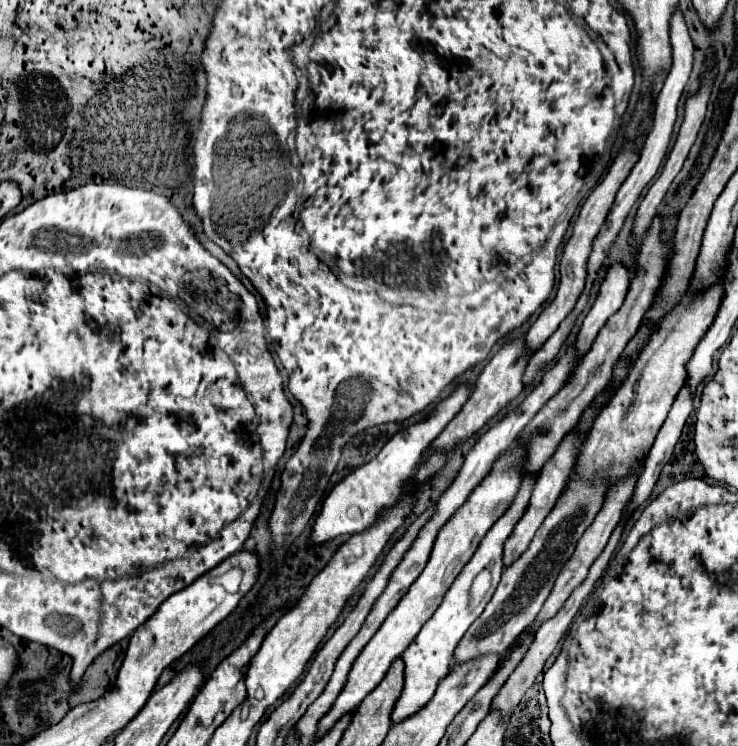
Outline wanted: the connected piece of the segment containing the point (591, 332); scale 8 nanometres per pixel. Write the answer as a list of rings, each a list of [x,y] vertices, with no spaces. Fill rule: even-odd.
[[[613,263],[607,267],[605,279],[601,281],[599,287],[599,295],[593,307],[589,309],[589,313],[585,315],[577,335],[577,347],[581,357],[589,351],[589,345],[597,337],[601,325],[621,307],[621,301],[625,299],[625,293],[629,289],[629,281],[631,281],[631,271],[623,263]]]

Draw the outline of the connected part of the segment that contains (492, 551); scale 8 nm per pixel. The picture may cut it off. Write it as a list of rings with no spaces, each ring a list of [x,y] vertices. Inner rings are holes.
[[[527,473],[525,475],[525,485],[521,485],[521,493],[517,493],[517,501],[513,501],[513,505],[509,507],[509,511],[503,517],[497,519],[497,525],[493,525],[493,529],[489,529],[489,533],[485,535],[485,539],[477,547],[475,555],[471,557],[471,561],[463,567],[463,571],[459,573],[459,577],[453,581],[451,589],[443,597],[443,603],[439,605],[439,609],[423,625],[423,629],[419,631],[419,635],[413,639],[413,643],[403,653],[403,661],[405,661],[405,685],[403,685],[403,693],[397,699],[395,709],[391,713],[393,723],[399,723],[405,717],[409,717],[415,711],[419,711],[433,697],[437,683],[445,677],[445,673],[449,673],[449,667],[453,663],[453,649],[455,649],[457,641],[463,637],[463,633],[469,629],[469,625],[483,613],[485,605],[489,603],[489,599],[493,597],[493,593],[495,593],[495,589],[499,585],[499,577],[501,577],[501,571],[503,571],[503,565],[501,565],[503,543],[509,537],[509,533],[513,531],[515,523],[523,515],[523,511],[525,511],[525,507],[529,503],[529,493],[533,489],[533,483],[535,483],[535,473]],[[483,569],[489,569],[491,571],[491,587],[487,589],[487,593],[481,599],[473,601],[471,599],[471,585],[473,585],[475,577]]]

